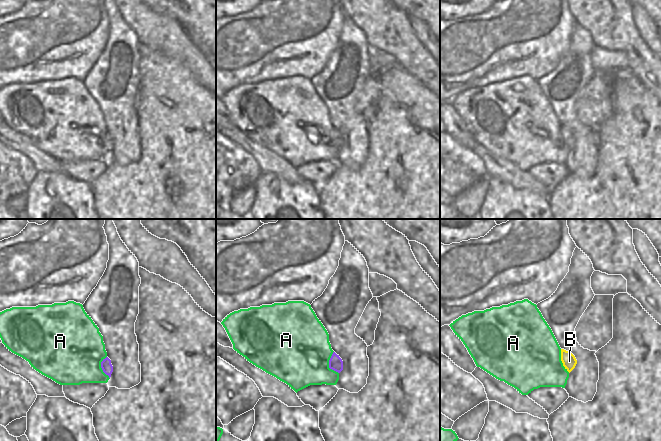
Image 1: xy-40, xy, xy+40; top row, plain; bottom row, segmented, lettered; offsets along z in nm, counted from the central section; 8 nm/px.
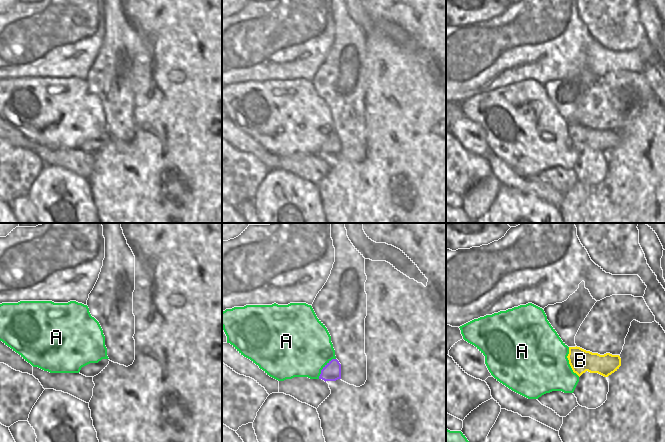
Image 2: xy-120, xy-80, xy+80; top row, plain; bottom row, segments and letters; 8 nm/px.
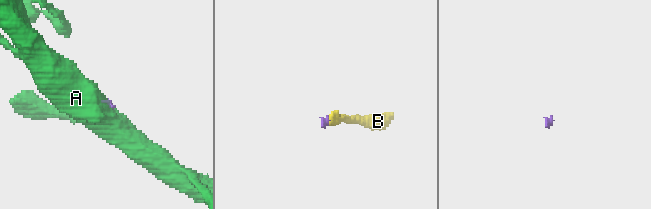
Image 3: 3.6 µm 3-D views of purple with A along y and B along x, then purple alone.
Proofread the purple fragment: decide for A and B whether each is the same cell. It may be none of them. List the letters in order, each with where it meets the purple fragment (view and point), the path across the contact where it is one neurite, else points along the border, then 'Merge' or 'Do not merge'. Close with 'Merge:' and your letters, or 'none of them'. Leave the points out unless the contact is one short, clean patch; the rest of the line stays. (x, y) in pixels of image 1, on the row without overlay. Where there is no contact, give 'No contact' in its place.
A: Touches purple at xy (329, 140). Boundary: xy (333, 127), (329, 136), (329, 143), (338, 149). Do not merge
B: No contact. Merge
Merge: B.

